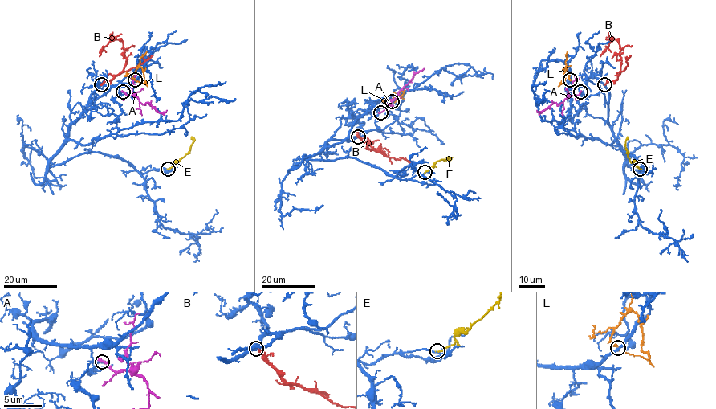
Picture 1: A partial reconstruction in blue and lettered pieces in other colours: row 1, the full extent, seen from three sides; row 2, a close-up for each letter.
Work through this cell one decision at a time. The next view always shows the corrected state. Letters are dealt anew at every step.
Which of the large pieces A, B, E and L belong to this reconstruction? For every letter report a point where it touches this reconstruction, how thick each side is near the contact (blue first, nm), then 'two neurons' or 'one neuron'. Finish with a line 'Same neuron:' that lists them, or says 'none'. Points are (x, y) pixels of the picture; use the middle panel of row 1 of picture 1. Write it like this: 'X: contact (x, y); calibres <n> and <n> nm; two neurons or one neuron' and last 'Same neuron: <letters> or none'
A: contact (380, 112); calibres 150 and 320 nm; two neurons
B: contact (358, 137); calibres 420 and 260 nm; one neuron
E: contact (425, 172); calibres 200 and 140 nm; two neurons
L: contact (392, 101); calibres 260 and 170 nm; two neurons
Same neuron: B

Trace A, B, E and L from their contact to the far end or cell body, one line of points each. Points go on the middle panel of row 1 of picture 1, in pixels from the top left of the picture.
A: (380, 112), (416, 72), (424, 68)
B: (358, 137), (368, 147), (383, 153), (373, 149), (356, 132)
E: (425, 172), (430, 169), (436, 161), (448, 159)
L: (392, 102), (389, 100), (397, 99), (403, 91), (393, 92)

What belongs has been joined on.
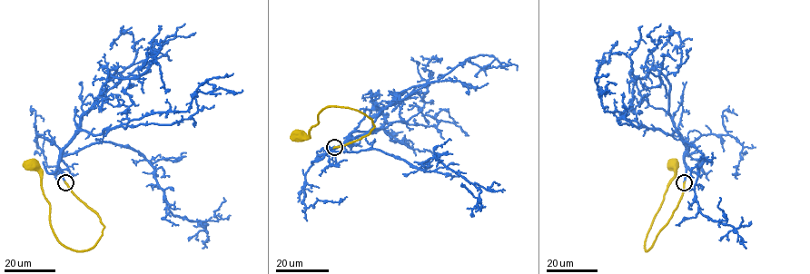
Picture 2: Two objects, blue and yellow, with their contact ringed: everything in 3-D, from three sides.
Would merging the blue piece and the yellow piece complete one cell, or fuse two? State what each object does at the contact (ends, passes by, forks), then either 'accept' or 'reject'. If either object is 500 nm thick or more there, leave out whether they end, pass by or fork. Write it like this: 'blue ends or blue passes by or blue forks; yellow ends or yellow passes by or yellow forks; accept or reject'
blue ends; yellow ends; accept

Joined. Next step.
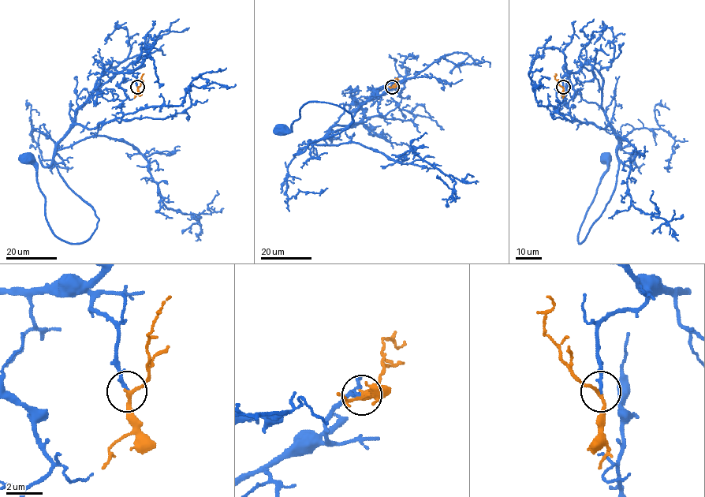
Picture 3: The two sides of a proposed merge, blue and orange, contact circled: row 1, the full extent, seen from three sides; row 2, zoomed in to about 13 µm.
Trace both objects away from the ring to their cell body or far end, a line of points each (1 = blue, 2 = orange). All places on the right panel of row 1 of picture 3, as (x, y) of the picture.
1: (563, 87), (565, 75), (594, 67), (618, 143), (616, 187), (579, 244), (606, 158)
2: (563, 87), (554, 78), (555, 73)

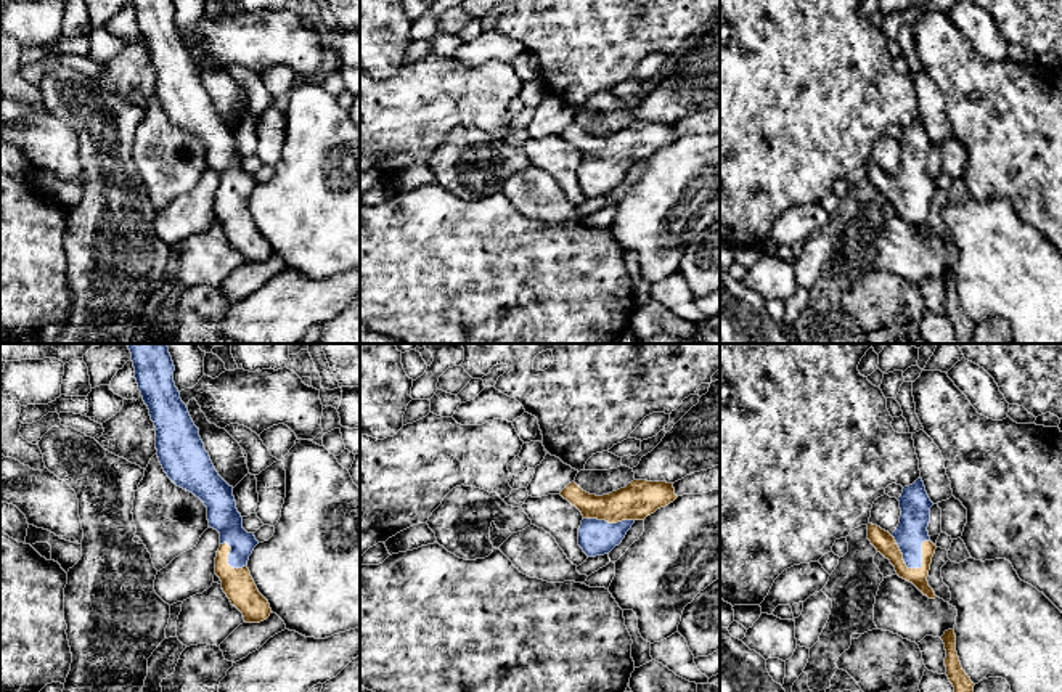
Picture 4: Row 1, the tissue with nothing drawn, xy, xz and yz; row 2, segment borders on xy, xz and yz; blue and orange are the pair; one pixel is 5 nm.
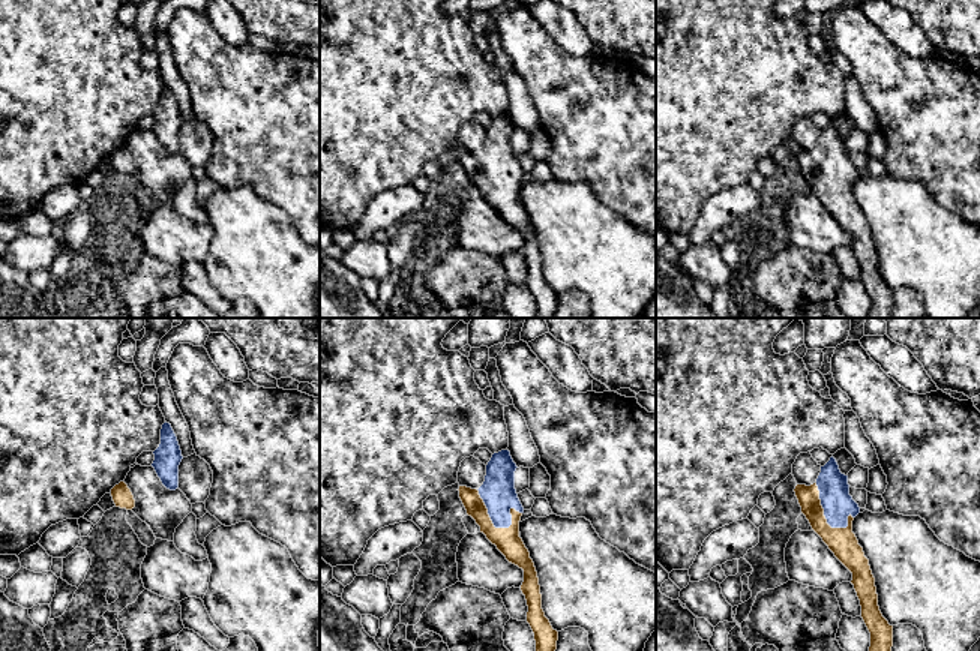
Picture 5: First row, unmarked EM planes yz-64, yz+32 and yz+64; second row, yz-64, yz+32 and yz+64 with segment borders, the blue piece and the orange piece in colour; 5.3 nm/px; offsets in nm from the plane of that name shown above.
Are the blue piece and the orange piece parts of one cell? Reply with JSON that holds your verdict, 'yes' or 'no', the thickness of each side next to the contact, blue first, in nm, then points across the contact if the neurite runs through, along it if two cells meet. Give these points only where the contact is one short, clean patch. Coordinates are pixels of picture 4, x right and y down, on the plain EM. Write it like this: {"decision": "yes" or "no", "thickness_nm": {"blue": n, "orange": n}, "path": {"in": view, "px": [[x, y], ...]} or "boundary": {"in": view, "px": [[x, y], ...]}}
{"decision": "yes", "thickness_nm": {"blue": 160, "orange": 100}, "path": {"in": "yz", "px": [[911, 172], [910, 191], [903, 198], [881, 180]]}}

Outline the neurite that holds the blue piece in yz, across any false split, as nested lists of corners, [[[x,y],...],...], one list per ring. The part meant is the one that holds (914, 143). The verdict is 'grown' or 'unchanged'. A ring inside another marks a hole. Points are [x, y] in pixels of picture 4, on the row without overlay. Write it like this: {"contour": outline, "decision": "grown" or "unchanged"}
{"contour": [[[919,117],[905,127],[900,141],[900,164],[890,175],[877,165],[868,164],[868,180],[890,204],[900,218],[913,223],[924,236],[935,239],[927,217],[937,186],[930,181],[930,141]]], "decision": "grown"}

